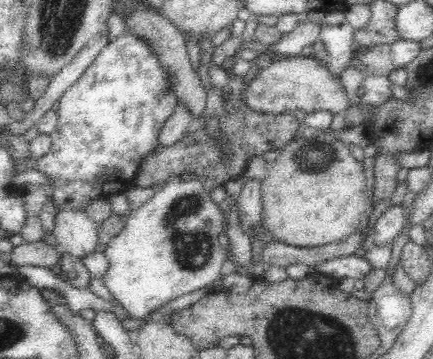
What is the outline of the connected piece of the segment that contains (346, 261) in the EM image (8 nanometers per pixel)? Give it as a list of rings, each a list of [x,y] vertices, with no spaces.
[[[350,255],[328,260],[328,262],[320,264],[320,266],[316,266],[315,271],[338,280],[348,277],[359,281],[366,280],[366,276],[370,276],[374,272],[374,267],[370,265],[370,262],[364,256]]]

